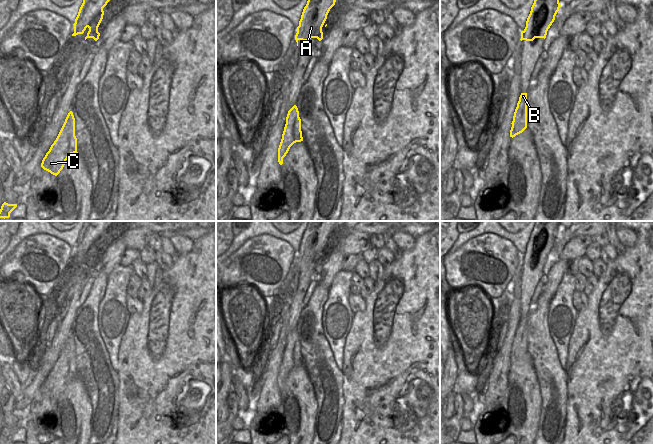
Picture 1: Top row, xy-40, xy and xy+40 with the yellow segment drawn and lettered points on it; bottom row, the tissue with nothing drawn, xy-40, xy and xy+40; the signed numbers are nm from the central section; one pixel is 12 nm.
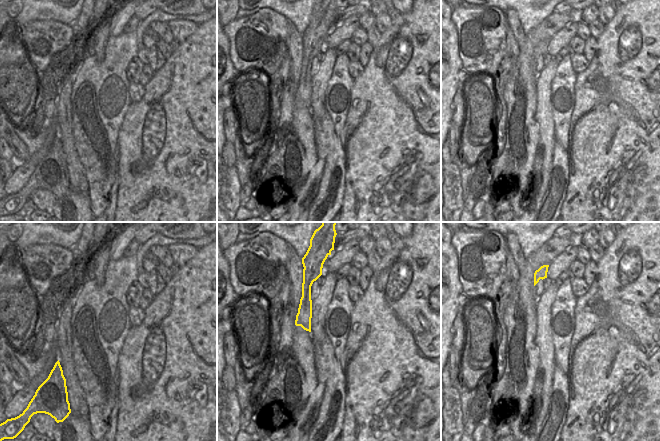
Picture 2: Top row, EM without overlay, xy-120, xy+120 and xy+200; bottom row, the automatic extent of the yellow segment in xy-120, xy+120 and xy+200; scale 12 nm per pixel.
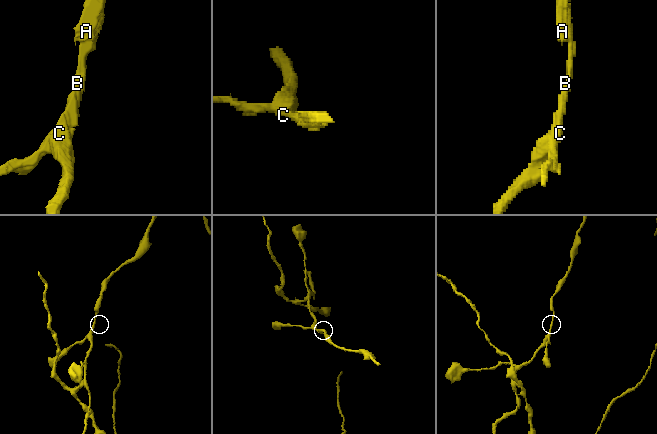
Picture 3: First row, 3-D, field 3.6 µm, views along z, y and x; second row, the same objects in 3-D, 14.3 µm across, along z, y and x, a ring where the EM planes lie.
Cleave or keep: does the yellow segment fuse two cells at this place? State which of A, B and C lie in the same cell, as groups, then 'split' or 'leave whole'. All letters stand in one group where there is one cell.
A / B C; split

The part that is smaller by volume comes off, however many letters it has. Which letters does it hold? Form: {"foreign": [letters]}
{"foreign": ["A"]}

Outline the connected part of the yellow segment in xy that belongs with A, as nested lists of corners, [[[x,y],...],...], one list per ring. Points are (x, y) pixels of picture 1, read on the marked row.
[[[308,0],[306,6],[303,9],[301,19],[299,21],[299,26],[297,27],[297,33],[295,35],[295,40],[297,42],[298,46],[298,41],[309,41],[311,38],[317,38],[319,41],[323,39],[323,32],[322,32],[322,27],[327,26],[325,25],[325,21],[327,19],[327,15],[330,11],[330,9],[335,5],[336,0]]]

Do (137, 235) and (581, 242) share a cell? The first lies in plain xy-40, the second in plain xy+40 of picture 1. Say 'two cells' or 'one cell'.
one cell

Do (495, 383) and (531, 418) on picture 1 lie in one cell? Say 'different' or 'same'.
different

